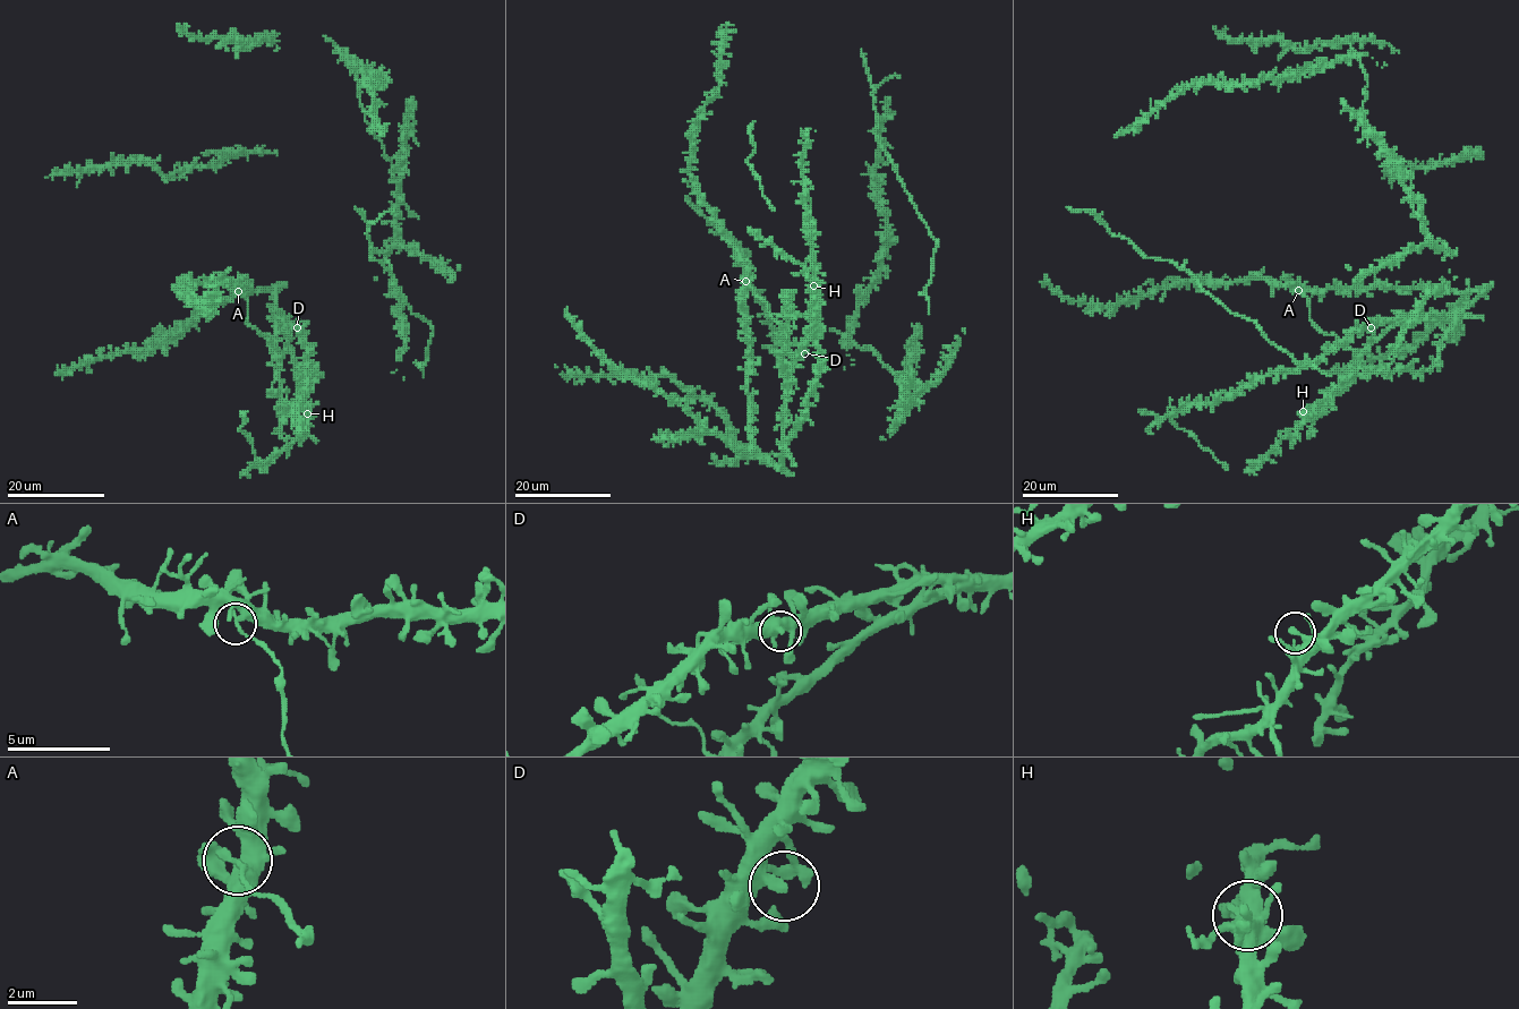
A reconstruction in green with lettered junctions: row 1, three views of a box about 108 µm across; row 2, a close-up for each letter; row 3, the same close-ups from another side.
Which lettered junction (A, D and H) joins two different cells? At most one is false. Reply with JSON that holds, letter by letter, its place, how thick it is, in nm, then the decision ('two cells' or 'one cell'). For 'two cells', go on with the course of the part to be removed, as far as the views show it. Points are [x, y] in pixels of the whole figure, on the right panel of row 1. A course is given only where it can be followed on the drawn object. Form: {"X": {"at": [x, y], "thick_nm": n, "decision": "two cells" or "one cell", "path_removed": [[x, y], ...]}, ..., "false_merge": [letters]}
{"A": {"at": [1298, 290], "thick_nm": 320, "decision": "two cells", "path_removed": [[1298, 291], [1307, 299], [1312, 322], [1320, 331], [1334, 334], [1357, 357]]}, "D": {"at": [1371, 327], "thick_nm": 260, "decision": "one cell"}, "H": {"at": [1303, 411], "thick_nm": 280, "decision": "one cell"}, "false_merge": ["A"]}

